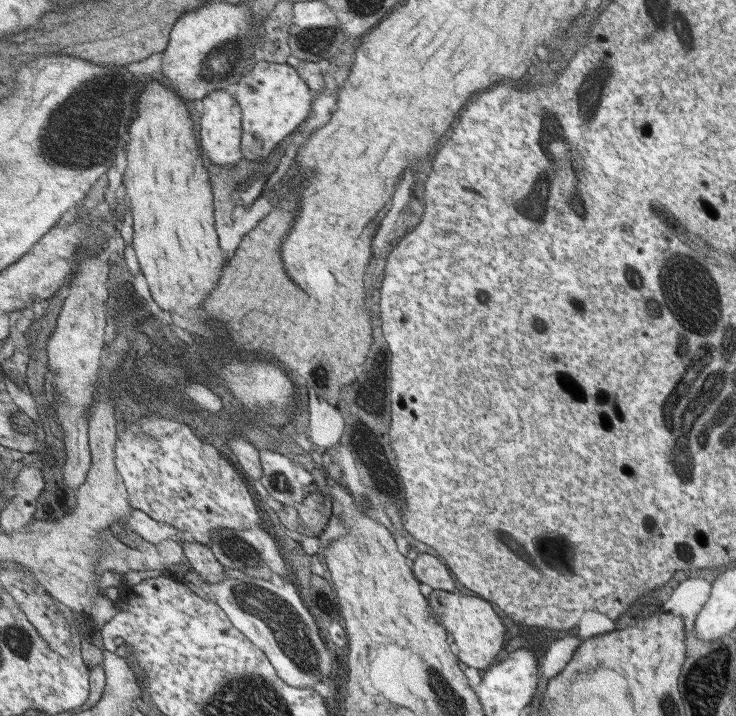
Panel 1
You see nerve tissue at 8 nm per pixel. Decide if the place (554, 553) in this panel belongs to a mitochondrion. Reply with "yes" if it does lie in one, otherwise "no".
yes

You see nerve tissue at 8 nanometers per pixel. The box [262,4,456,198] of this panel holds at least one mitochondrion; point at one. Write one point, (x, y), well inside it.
(313, 39)

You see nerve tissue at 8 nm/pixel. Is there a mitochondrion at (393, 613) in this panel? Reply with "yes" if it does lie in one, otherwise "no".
no

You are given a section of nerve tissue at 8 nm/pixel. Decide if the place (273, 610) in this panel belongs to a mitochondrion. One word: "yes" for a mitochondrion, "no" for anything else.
yes

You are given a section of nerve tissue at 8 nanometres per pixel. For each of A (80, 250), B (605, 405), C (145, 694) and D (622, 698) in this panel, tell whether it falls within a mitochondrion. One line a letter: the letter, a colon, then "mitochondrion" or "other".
A: other
B: mitochondrion
C: other
D: other

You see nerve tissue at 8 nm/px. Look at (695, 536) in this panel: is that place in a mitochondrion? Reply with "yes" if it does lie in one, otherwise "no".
yes

